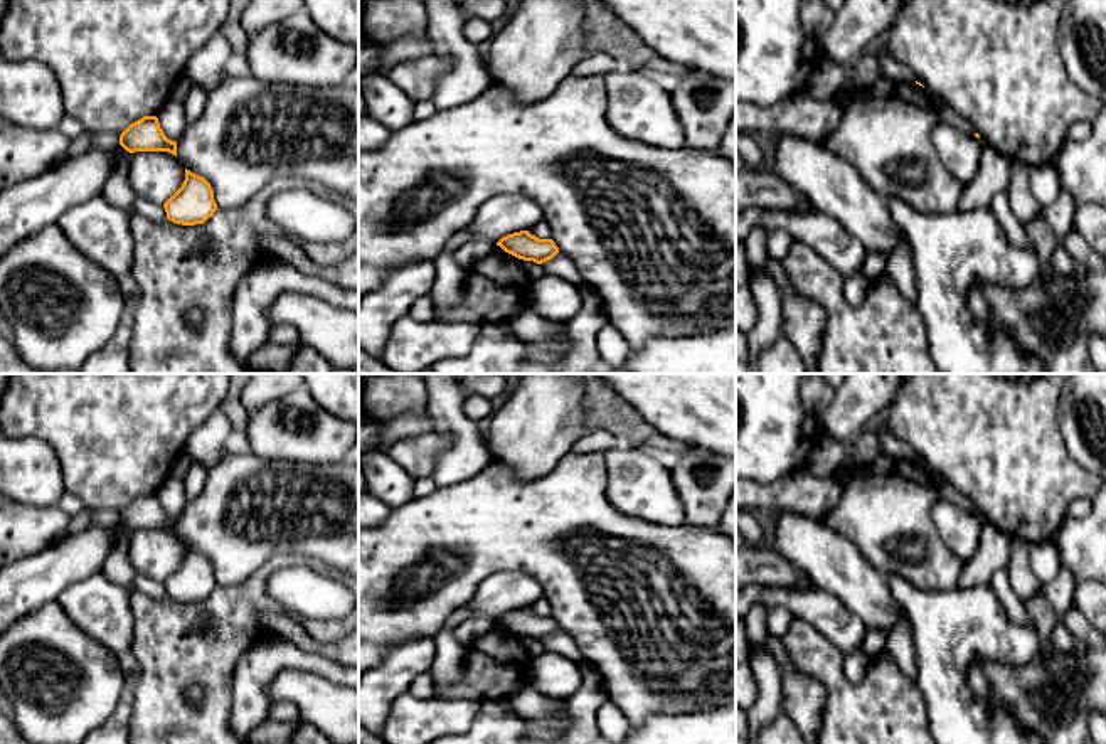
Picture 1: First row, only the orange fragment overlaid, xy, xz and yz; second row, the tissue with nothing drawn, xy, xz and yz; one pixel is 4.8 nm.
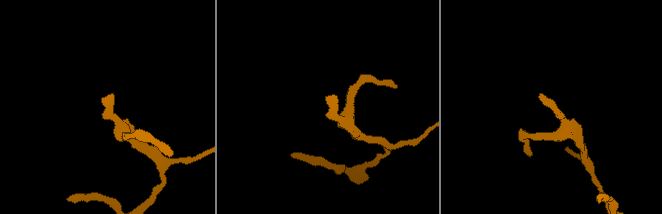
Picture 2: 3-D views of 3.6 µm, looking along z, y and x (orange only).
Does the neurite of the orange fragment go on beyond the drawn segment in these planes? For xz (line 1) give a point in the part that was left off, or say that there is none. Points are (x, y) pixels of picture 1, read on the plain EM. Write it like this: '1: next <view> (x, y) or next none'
1: next none

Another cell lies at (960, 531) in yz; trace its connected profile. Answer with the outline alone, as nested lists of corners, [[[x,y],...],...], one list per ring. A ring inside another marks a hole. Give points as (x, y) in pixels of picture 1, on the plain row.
[[[943,498],[931,508],[933,522],[948,549],[963,562],[970,562],[978,549],[983,523],[975,512],[966,512]]]

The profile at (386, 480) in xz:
[[[369,449],[359,456],[359,468],[367,483],[367,493],[377,497],[391,508],[414,498],[414,481],[387,453]]]

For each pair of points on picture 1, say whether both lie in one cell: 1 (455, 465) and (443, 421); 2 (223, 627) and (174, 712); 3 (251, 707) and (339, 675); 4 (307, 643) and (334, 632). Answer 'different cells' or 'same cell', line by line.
1: same cell
2: same cell
3: same cell
4: different cells

